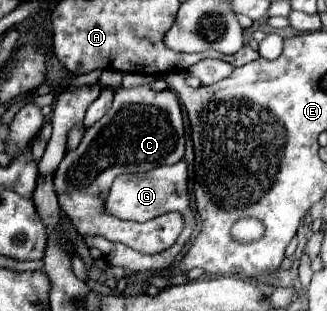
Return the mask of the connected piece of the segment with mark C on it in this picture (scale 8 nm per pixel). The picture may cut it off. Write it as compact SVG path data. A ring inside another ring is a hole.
M151 83L137 87L119 87L115 91L113 107L89 129L77 149L67 151L59 163L53 185L59 199L59 207L65 217L75 225L81 237L101 235L109 241L119 241L135 247L143 253L159 253L171 247L183 231L183 215L167 213L157 219L137 223L125 221L109 215L105 209L105 199L109 195L111 183L123 173L141 173L161 165L173 165L183 159L185 133L183 115L175 91L155 91Z

